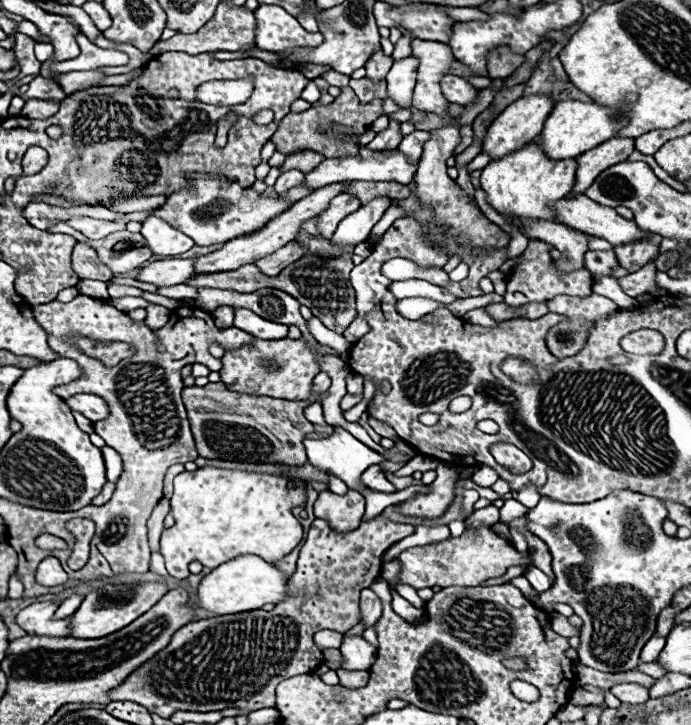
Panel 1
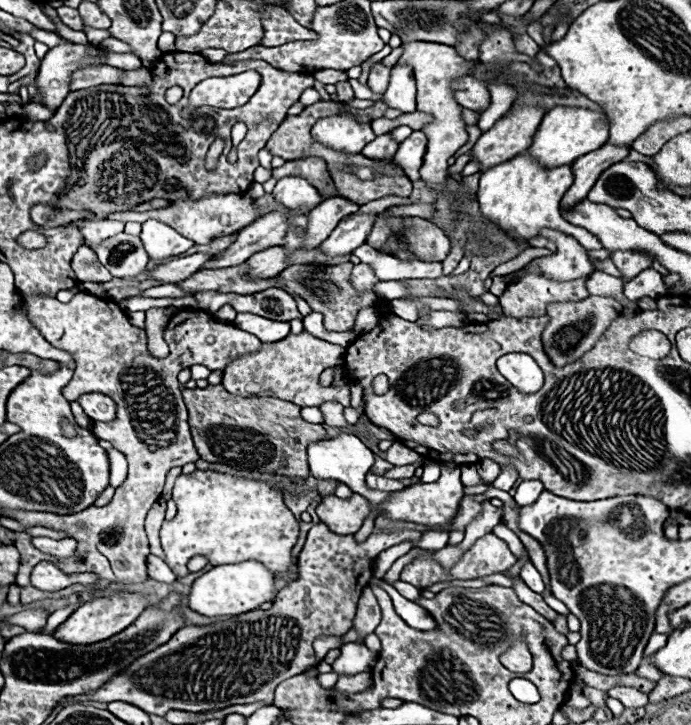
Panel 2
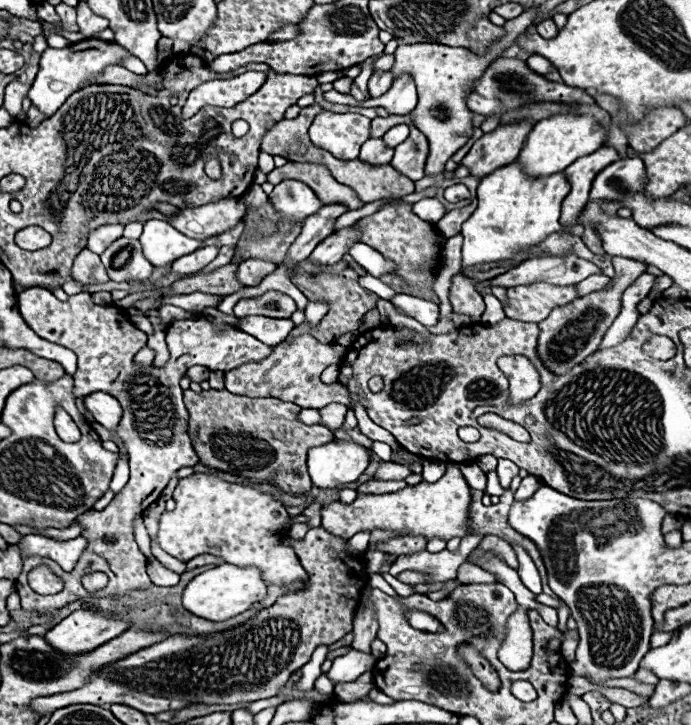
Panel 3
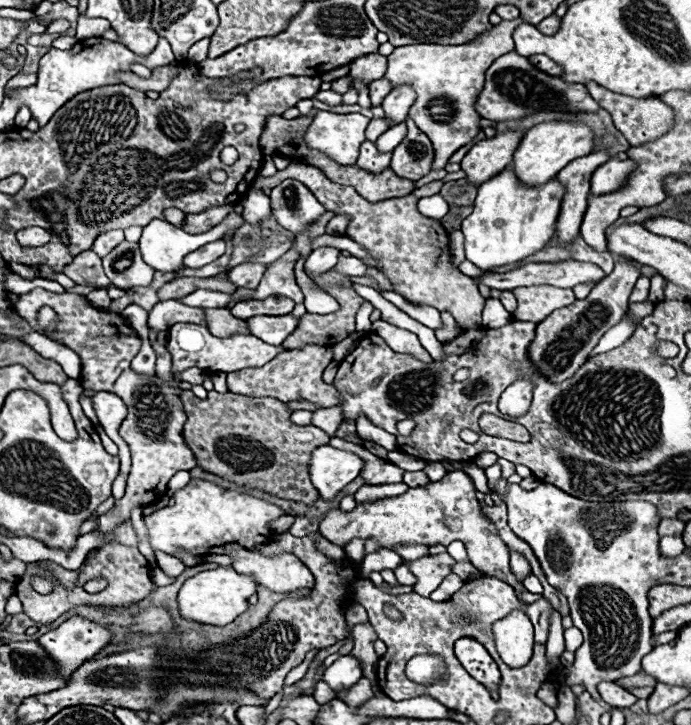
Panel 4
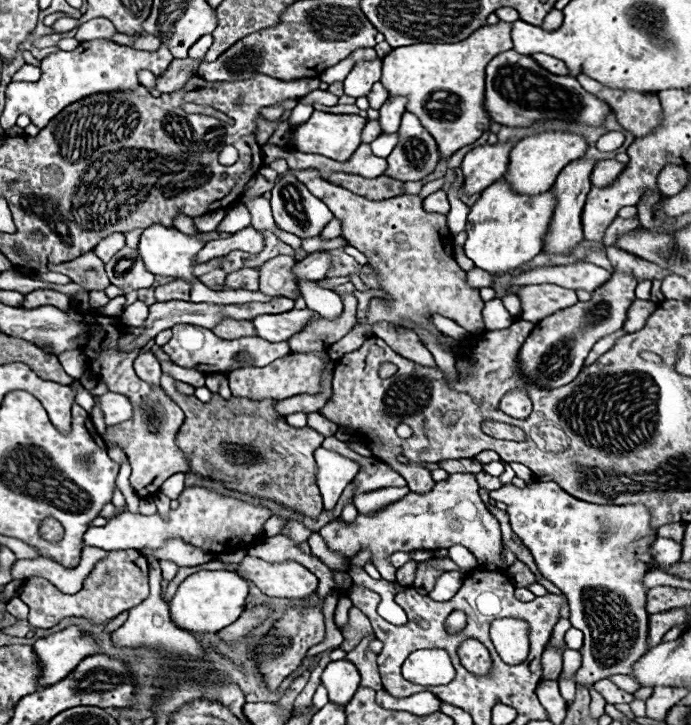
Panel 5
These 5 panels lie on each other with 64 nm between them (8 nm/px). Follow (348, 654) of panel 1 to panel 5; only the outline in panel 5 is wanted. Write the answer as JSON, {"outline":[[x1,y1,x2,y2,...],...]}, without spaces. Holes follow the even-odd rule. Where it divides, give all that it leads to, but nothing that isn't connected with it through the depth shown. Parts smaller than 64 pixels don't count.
{"outline":[[348,660,330,662,322,674,322,686,328,690,328,698,336,706,346,706,352,694,358,690,360,674]]}

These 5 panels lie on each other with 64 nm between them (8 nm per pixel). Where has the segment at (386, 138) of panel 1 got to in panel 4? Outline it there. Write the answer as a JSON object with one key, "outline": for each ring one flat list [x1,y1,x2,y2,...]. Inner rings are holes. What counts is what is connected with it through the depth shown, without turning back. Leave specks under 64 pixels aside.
{"outline":[[364,142,360,146,360,154,356,160,356,166,370,172,370,174,380,174,384,168,388,168,392,154,380,154,374,146,374,142]]}

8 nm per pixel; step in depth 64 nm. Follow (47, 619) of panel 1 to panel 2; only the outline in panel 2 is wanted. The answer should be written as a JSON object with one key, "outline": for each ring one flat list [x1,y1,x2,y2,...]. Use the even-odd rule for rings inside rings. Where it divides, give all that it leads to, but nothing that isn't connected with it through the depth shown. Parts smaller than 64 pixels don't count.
{"outline":[[24,610,24,612,18,612,18,614,10,616,8,622,18,624,18,626,26,628,28,632,38,632,46,624,46,612,42,612,42,610]]}

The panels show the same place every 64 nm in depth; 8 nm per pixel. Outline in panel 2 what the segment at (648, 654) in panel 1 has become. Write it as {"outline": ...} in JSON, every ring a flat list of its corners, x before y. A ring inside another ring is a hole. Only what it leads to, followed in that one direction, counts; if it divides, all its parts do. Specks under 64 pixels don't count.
{"outline":[[652,634,650,642,646,646,646,654,652,654,652,652,660,650,662,646,666,646,666,640,668,640,668,634]]}

